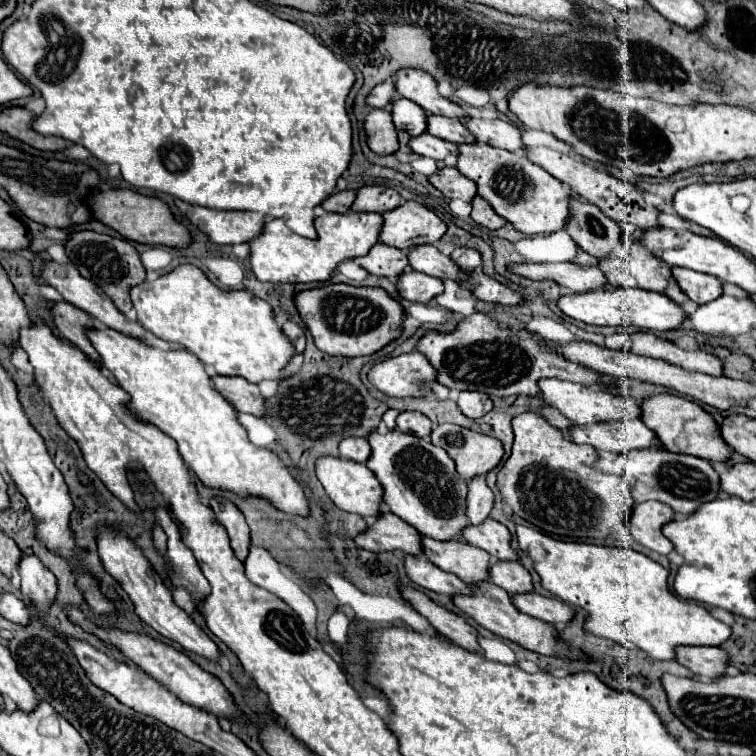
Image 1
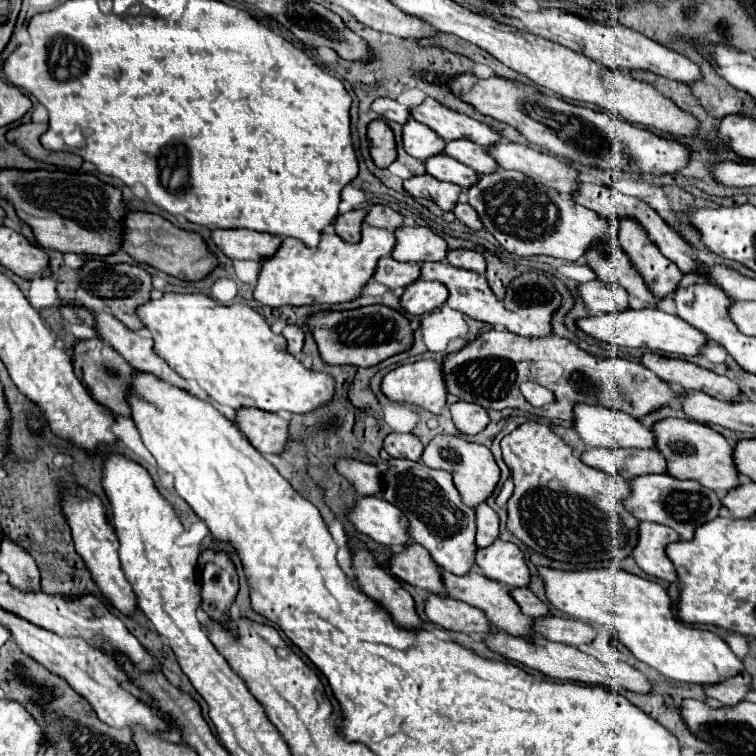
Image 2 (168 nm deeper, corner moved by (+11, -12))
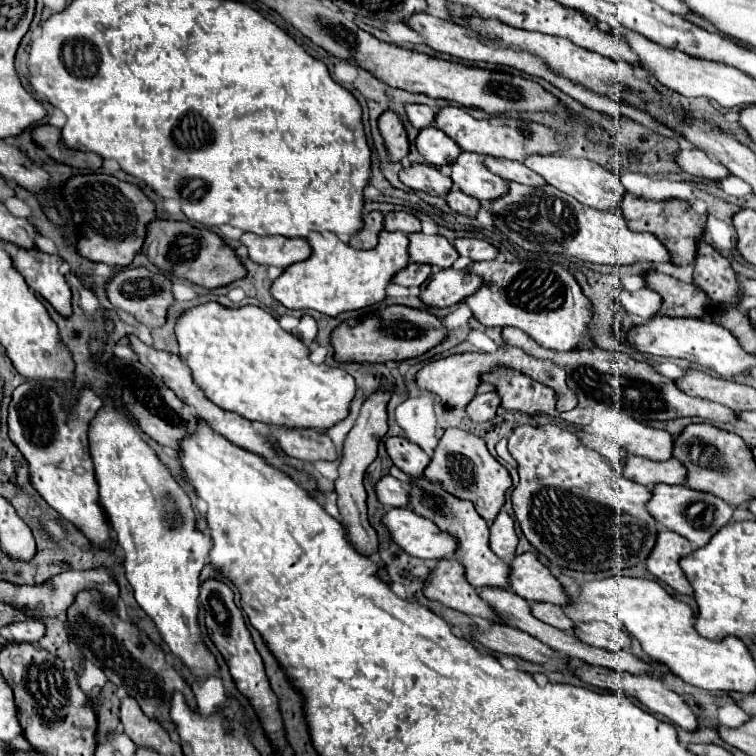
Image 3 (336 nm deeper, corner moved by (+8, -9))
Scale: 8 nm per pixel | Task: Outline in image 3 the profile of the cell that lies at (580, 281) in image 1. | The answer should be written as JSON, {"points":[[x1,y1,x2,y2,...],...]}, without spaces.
{"points":[[646,287,638,289,638,291,622,289,618,293,618,301,634,323,648,321,648,317,656,315,656,311,660,307,660,295,652,289,646,289]]}

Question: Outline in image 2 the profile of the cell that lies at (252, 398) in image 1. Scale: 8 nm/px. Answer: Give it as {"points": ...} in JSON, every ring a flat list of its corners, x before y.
{"points":[[259,408,237,410,237,424,261,454,281,454,289,442,289,422]]}

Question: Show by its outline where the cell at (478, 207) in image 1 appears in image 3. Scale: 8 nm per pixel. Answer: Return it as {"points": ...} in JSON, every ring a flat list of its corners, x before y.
{"points":[[452,189,446,197,448,205,458,211,460,215,466,215,466,217,476,217,478,211,480,211,480,201,476,201,474,197,468,197,464,193,460,193,458,189]]}

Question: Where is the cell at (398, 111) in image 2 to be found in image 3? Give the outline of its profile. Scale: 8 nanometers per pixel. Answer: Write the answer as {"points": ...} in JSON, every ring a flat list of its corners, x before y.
{"points":[[412,103,404,105,404,111,408,115,408,121,416,129,424,129,426,125,430,125,432,123,432,115,436,115,430,107,426,107,426,105,412,105]]}

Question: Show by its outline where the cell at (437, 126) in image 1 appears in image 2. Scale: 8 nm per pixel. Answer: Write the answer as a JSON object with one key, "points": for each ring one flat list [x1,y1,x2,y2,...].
{"points":[[451,140,451,142,447,142,445,154,449,154,451,158,455,158,455,160,467,164,467,166,471,166,479,174,499,170,499,164,493,160,493,156,489,156,489,152,485,148,481,148,479,144,469,142,469,140]]}

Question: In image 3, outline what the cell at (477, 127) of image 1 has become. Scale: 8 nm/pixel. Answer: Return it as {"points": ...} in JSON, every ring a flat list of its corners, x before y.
{"points":[[530,155,524,159,524,165,528,165,528,169,536,171,538,175,542,175,556,189,572,195,576,201,580,201,582,205,588,205,592,209,608,211,610,207,618,207,622,201,624,185,620,181,620,177,594,161,564,157,564,155]]}

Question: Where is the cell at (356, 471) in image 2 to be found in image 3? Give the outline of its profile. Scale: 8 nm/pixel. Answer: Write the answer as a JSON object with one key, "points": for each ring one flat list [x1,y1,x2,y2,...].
{"points":[[384,475,374,485,376,497,386,507,404,507,408,505,408,491,406,487,392,475]]}

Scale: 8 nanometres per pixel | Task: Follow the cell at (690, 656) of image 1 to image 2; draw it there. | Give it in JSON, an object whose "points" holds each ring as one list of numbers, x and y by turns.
{"points":[[747,672,737,674,731,680,725,680,715,686,705,686,705,694,709,698,715,698,723,702,725,706,735,706,741,700,745,700,745,694,751,692,751,676]]}

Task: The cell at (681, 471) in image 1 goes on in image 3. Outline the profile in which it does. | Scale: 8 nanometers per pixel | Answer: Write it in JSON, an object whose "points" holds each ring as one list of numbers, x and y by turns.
{"points":[[656,483,652,487,652,497,646,503,648,513,656,519,658,525,672,529,676,533,680,533,682,537,686,537,690,543,694,543,696,547,704,547,710,537,732,519,732,507,712,495,712,493,704,493,704,491,694,491,686,485,666,485,666,483]]}

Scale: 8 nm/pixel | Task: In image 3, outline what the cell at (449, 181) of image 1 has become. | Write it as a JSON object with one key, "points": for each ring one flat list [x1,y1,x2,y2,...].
{"points":[[418,163,418,165,410,165,408,169,402,169,400,181,414,191,424,191,436,197,446,197,452,189,452,179,426,163]]}

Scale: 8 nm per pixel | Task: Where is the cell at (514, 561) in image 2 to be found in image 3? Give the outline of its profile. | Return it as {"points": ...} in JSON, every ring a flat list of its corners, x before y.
{"points":[[534,553,514,555,514,559,510,561,508,585,516,595,528,601,548,601,554,605,568,603,562,585,536,559]]}

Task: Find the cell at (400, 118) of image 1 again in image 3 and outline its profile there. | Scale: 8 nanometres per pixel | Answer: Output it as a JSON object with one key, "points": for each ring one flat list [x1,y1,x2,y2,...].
{"points":[[434,125,424,127,416,137,416,149,426,159,426,163,440,167,452,163,460,155,460,147]]}

